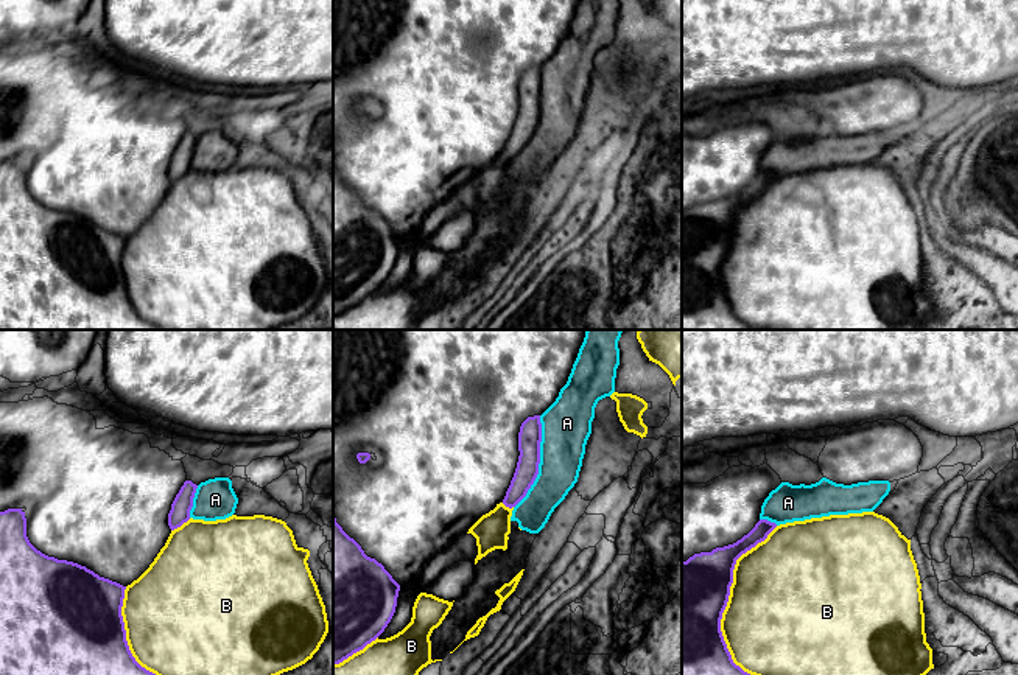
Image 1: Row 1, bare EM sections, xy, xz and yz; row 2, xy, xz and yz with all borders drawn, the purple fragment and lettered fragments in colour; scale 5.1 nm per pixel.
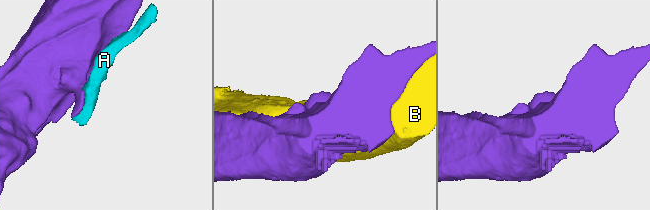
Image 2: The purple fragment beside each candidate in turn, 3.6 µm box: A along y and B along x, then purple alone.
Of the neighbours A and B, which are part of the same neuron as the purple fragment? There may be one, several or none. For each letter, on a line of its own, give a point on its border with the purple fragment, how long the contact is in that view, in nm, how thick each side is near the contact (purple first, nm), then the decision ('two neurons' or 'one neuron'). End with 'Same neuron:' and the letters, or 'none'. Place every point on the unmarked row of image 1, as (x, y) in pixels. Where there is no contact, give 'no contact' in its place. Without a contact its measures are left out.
A: meets purple in xz at (539, 114); contact 500 nm long; 120 nm thick on the purple side, 260 nm on the other; two neurons
B: meets purple in yz at (727, 252); contact 800 nm long; 440 nm thick on the purple side, 500 nm on the other; two neurons
Same neuron: none

